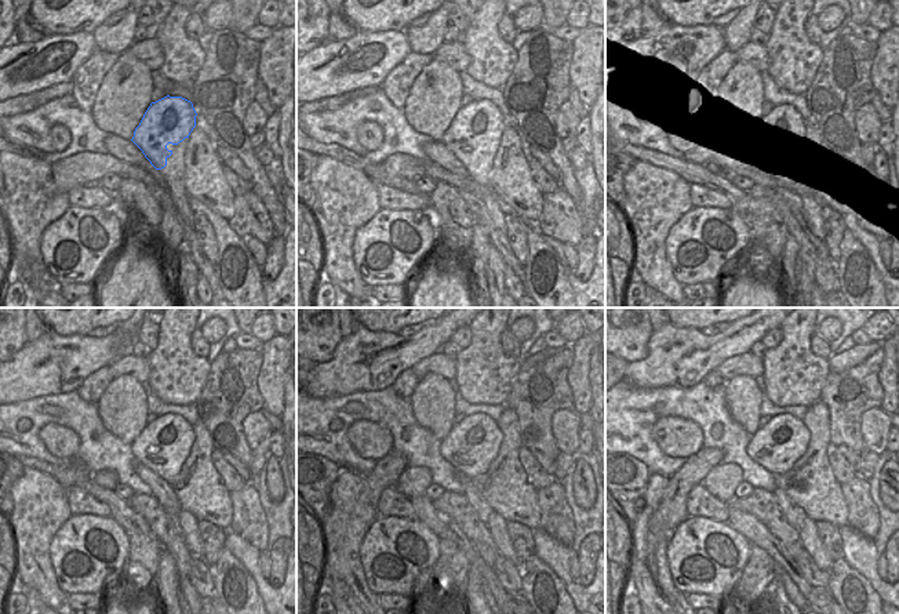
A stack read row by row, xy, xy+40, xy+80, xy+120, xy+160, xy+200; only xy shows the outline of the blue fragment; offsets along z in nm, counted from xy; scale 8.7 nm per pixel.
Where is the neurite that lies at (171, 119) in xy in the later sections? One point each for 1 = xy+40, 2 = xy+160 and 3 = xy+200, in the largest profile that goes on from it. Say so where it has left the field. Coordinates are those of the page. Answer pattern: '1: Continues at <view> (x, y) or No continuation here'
1: Continues at xy+40 (479, 119)
2: Continues at xy+160 (476, 431)
3: Continues at xy+200 (767, 447)

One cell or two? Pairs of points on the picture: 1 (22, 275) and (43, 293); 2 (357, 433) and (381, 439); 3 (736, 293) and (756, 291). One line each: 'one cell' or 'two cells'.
1: one cell
2: one cell
3: one cell

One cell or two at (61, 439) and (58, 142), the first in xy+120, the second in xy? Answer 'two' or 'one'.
one

